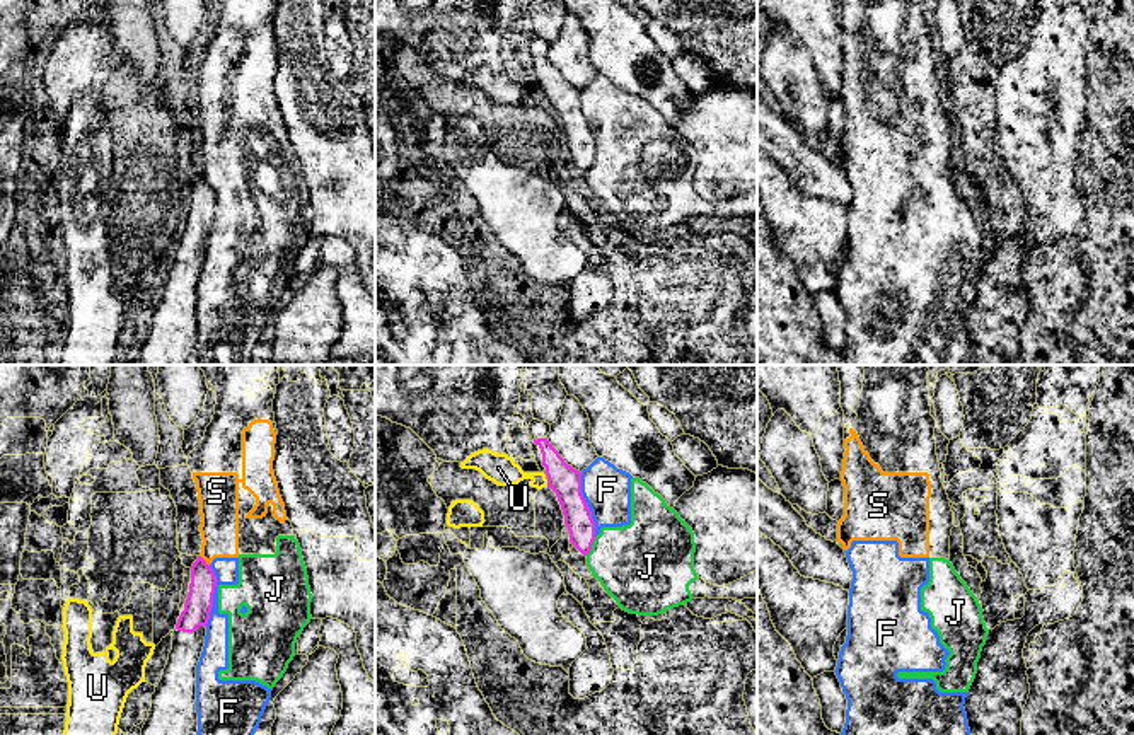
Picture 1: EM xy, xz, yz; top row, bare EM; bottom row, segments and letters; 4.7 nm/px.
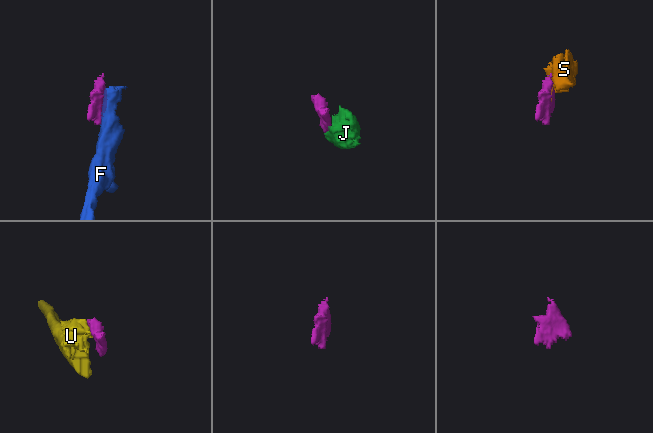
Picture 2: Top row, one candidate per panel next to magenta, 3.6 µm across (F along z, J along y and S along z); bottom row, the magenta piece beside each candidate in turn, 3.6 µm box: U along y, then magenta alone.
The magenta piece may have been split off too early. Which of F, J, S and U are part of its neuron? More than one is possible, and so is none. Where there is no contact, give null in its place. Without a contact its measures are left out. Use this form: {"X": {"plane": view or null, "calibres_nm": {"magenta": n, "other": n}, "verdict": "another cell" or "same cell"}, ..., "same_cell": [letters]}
{"F": {"plane": "xz", "calibres_nm": {"magenta": 150, "other": 220}, "verdict": "another cell"}, "J": {"plane": "xz", "calibres_nm": {"magenta": 130, "other": 400}, "verdict": "another cell"}, "S": {"plane": "xy", "calibres_nm": {"magenta": 130, "other": 180}, "verdict": "another cell"}, "U": {"plane": "xz", "calibres_nm": {"magenta": 150, "other": 140}, "verdict": "another cell"}, "same_cell": []}

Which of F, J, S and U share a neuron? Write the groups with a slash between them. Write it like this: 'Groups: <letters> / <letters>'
Groups: F J S / U

